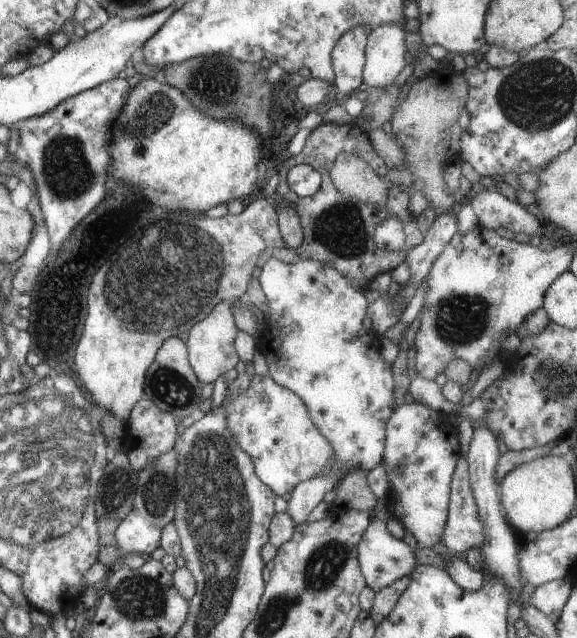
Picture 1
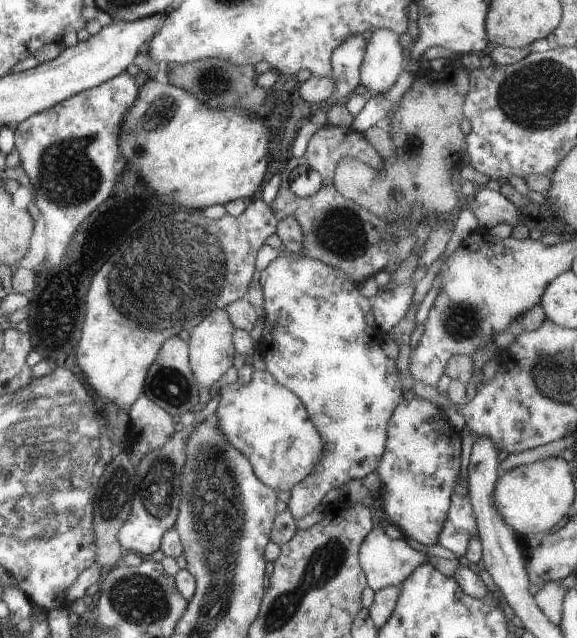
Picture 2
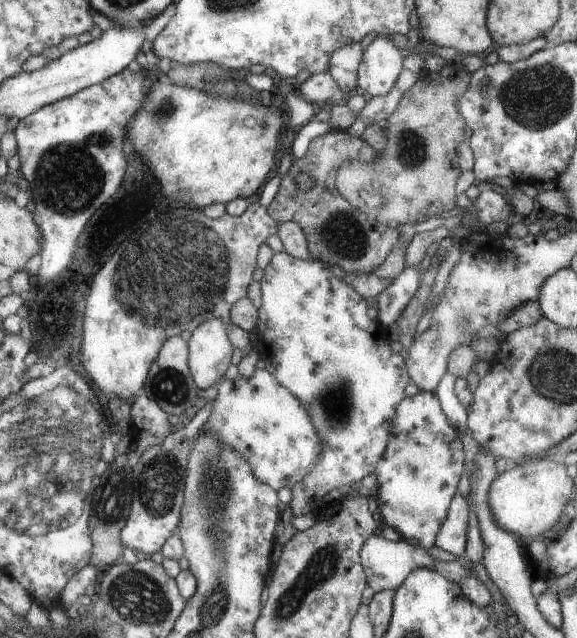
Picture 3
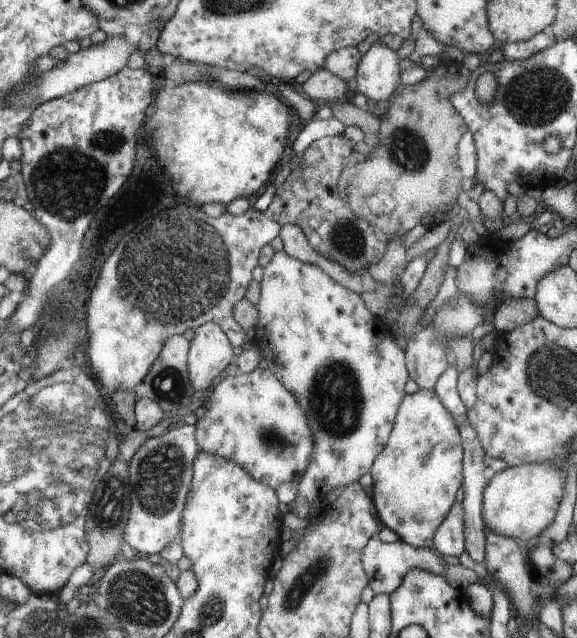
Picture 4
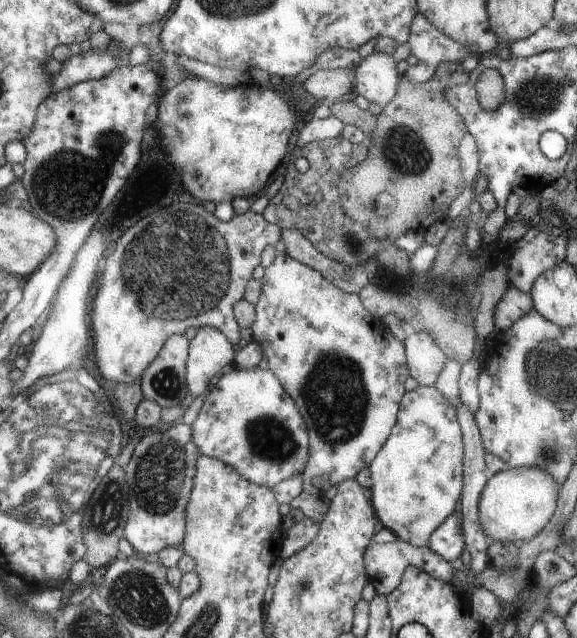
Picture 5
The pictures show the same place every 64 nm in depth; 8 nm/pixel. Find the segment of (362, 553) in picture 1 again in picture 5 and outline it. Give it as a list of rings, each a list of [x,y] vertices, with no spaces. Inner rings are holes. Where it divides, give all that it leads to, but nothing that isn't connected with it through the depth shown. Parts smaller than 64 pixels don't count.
[[[394,539],[391,542],[368,544],[365,555],[365,569],[368,571],[369,584],[375,589],[375,593],[387,595],[391,590],[397,588],[401,574],[407,566],[415,566],[418,570],[429,574],[433,579],[440,579],[441,582],[449,583],[453,580],[453,567],[441,556],[432,552],[428,546],[413,547],[401,540]]]

